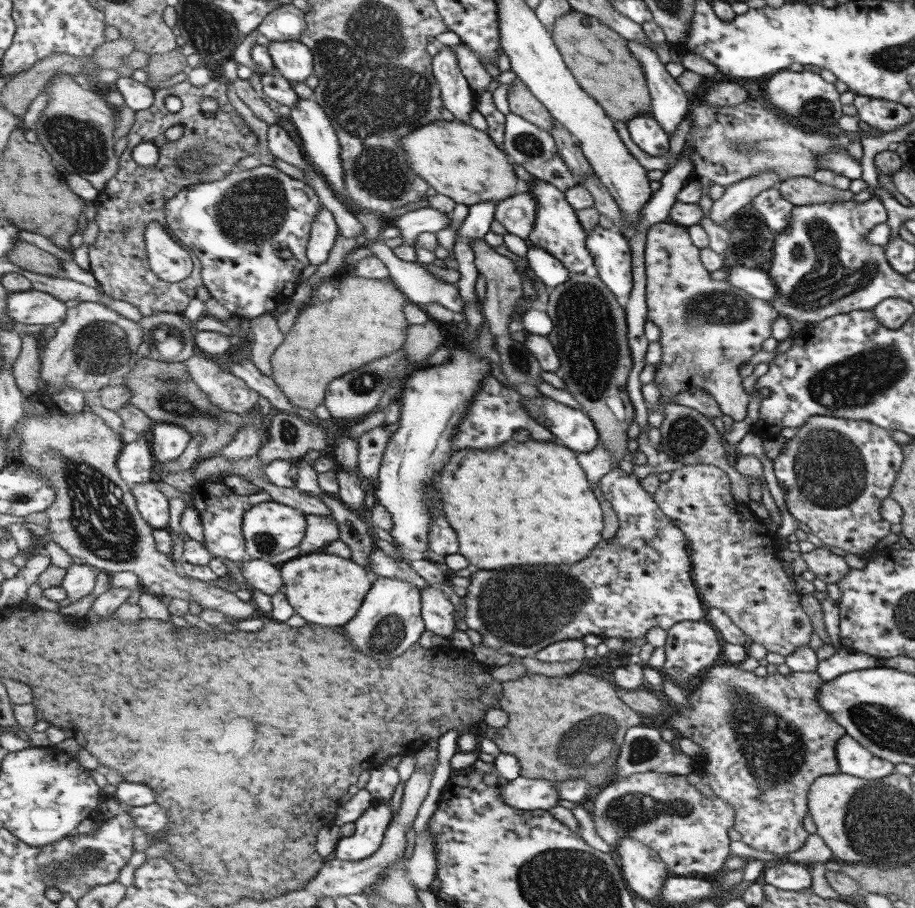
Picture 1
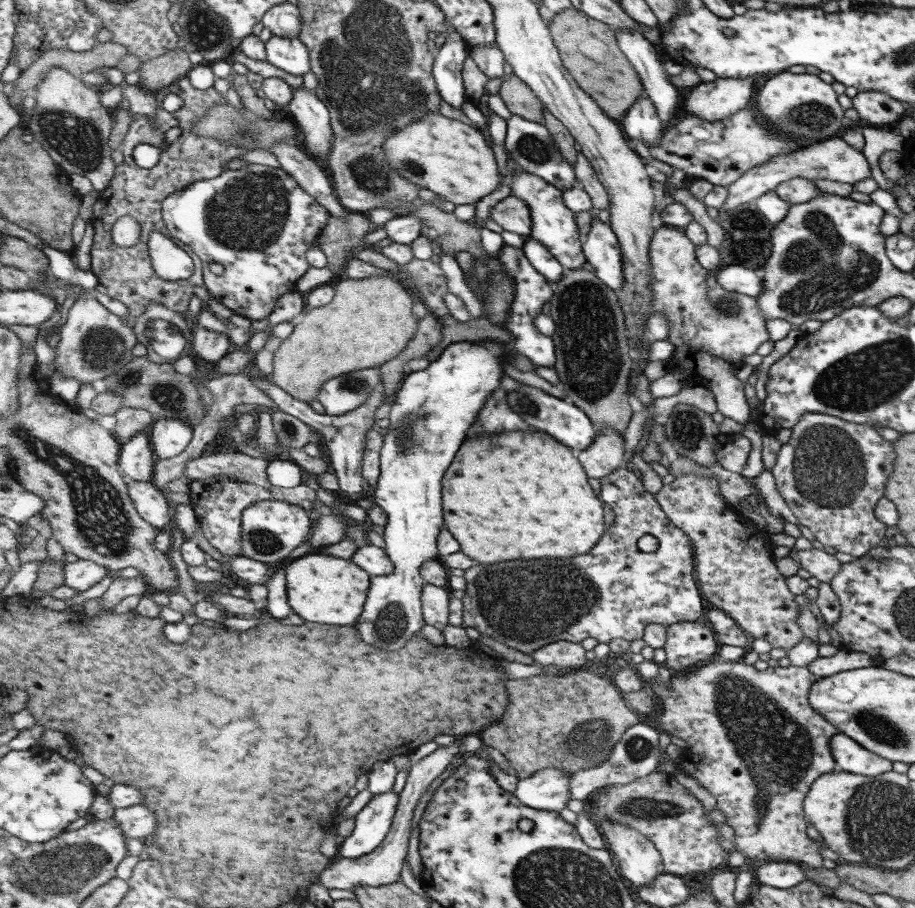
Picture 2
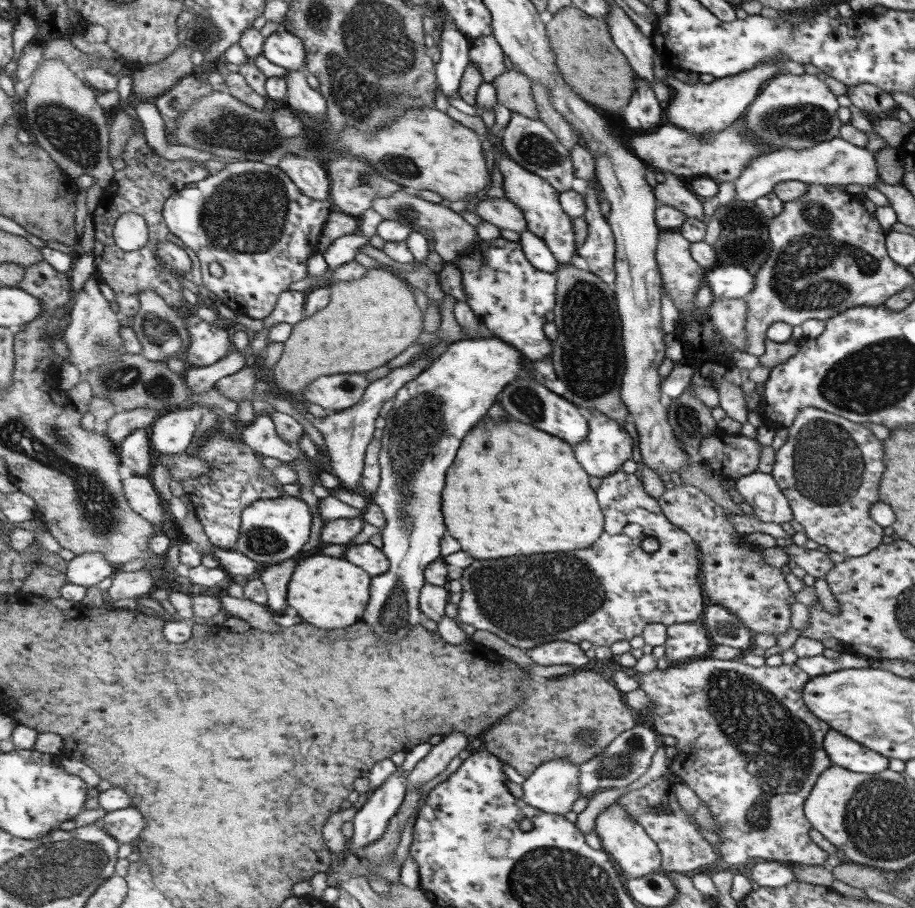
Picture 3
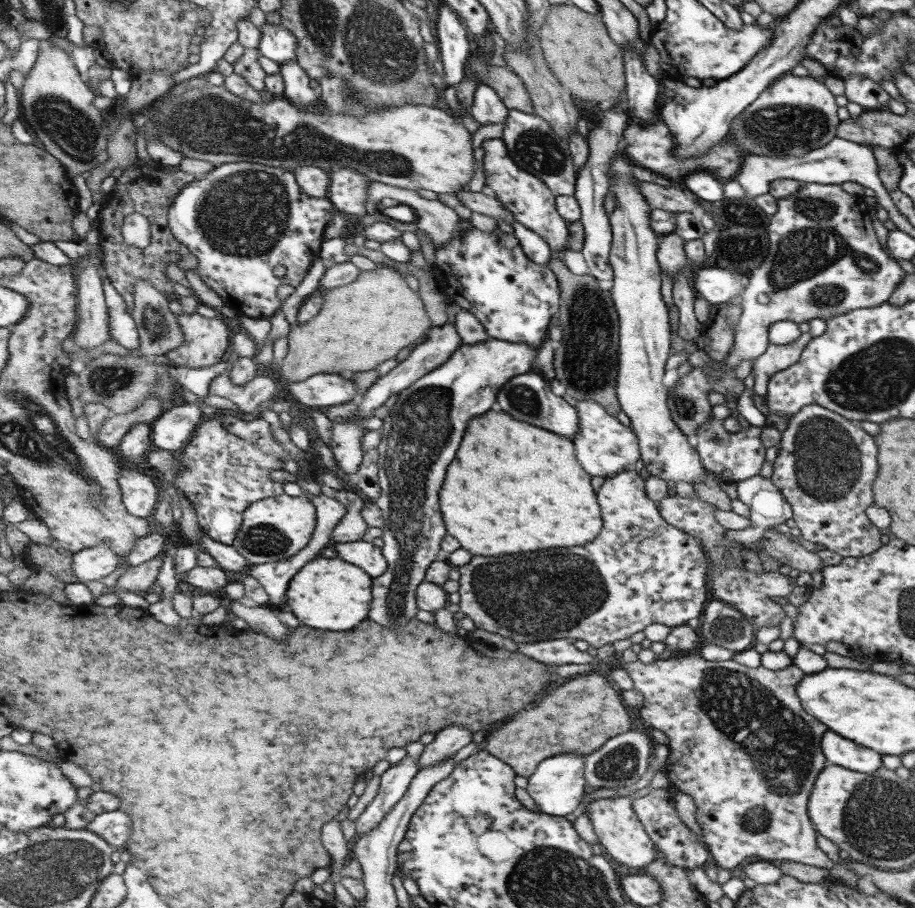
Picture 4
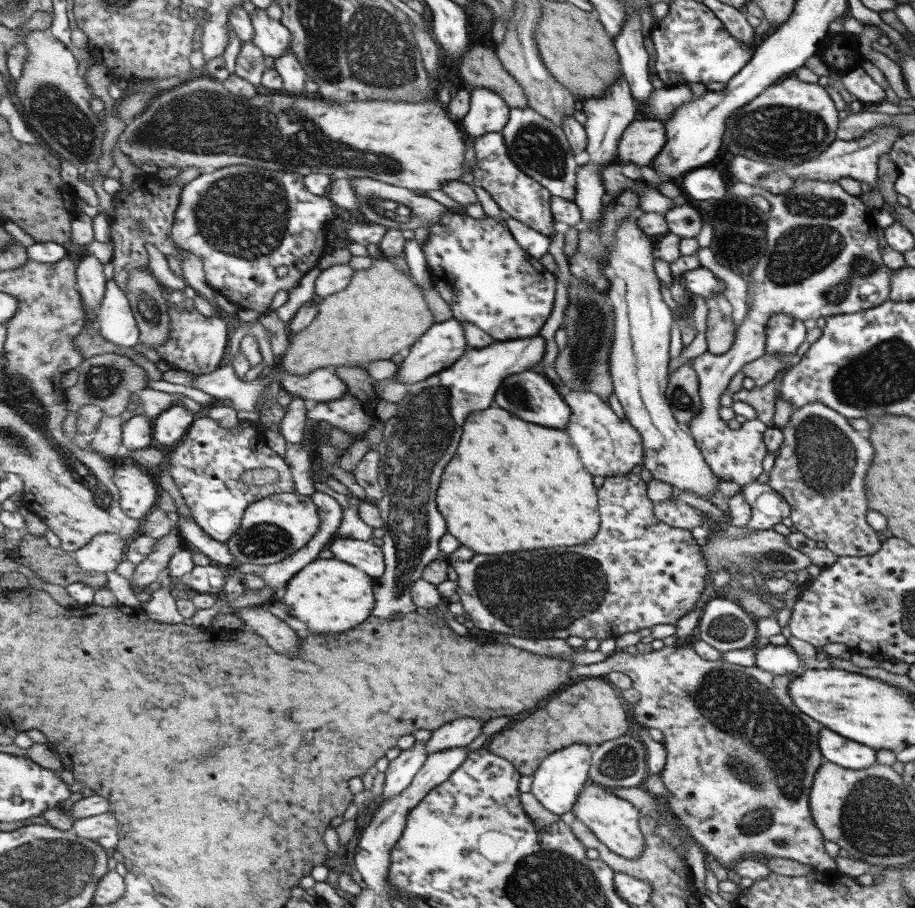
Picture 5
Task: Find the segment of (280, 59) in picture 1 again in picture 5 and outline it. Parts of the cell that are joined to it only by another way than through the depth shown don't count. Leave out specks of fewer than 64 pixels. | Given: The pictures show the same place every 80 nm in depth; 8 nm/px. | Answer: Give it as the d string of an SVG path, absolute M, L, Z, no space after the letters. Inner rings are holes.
M256 7L255 14L252 15L255 36L252 40L267 56L273 58L280 57L287 49L291 49L292 32L285 27L280 20L269 18L266 9Z

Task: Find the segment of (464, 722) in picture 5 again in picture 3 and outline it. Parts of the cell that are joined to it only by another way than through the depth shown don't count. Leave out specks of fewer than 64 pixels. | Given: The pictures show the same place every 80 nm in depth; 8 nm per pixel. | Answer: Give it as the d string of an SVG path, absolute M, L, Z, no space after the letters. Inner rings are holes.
M453 732L449 736L443 736L443 740L426 754L412 770L411 776L407 779L408 792L422 788L424 783L438 776L447 770L449 762L463 750L469 747L471 736L463 732Z

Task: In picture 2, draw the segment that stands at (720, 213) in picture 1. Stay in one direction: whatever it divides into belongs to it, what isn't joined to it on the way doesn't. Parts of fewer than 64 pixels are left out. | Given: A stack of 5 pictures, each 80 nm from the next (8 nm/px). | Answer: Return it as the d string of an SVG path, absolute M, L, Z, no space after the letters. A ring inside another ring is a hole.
M836 135L822 141L805 143L804 147L792 153L771 157L768 161L746 170L737 180L727 186L728 197L720 209L727 214L743 203L753 202L758 196L774 190L780 182L791 178L801 177L811 181L823 178L824 180L835 180L835 182L847 182L847 184L852 185L854 182L865 180L870 176L869 164L865 155Z

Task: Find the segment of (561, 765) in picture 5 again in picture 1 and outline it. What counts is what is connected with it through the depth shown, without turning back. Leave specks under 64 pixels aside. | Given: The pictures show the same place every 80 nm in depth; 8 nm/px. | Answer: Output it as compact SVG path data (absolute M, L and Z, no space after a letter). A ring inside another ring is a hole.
M525 777L509 781L505 785L499 785L502 788L502 797L506 803L521 810L539 810L548 811L557 806L560 799L557 782L545 780L545 778L529 779Z

